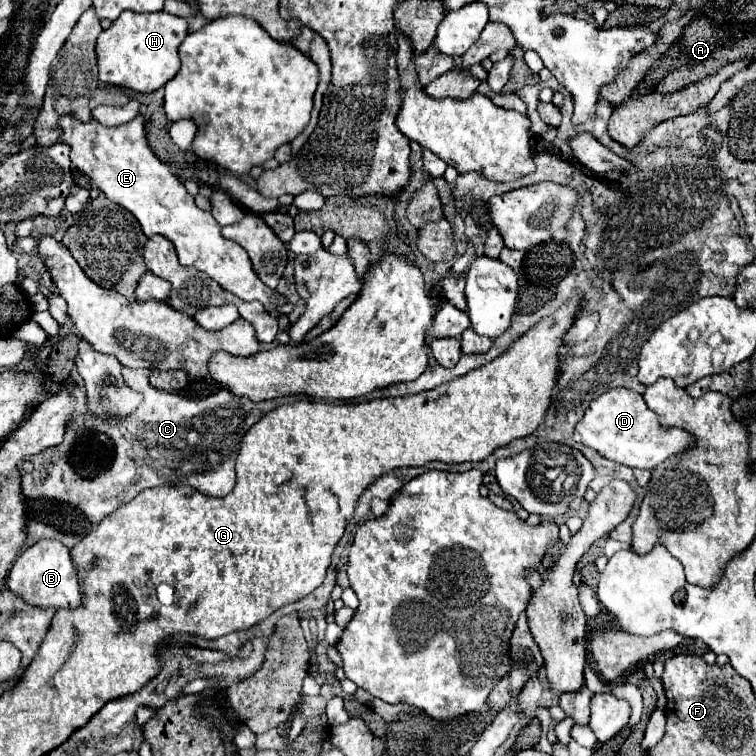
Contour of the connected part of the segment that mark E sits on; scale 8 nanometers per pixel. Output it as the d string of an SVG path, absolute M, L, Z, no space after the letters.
M66 114L60 118L60 126L64 130L62 142L72 148L72 164L80 172L90 176L108 200L124 206L130 214L134 214L148 238L152 238L154 234L162 234L164 238L168 238L176 246L182 266L196 266L214 282L218 282L226 292L242 300L260 300L268 312L286 304L286 298L282 294L278 294L276 290L268 290L260 282L260 278L256 278L246 250L220 234L220 226L210 216L210 212L200 210L194 204L194 196L186 192L184 184L170 172L164 162L154 156L146 142L144 122L140 114L128 124L114 128L106 128L96 120L84 124Z

